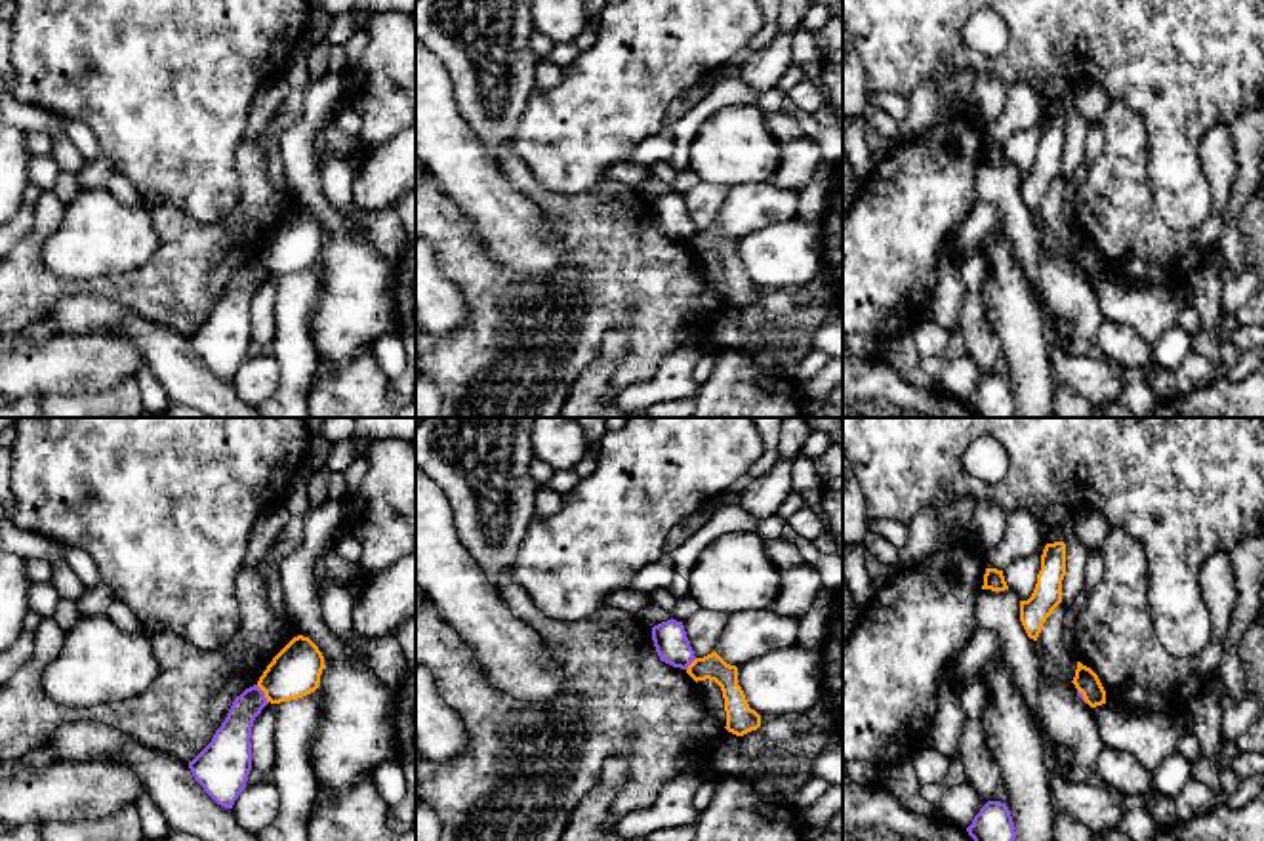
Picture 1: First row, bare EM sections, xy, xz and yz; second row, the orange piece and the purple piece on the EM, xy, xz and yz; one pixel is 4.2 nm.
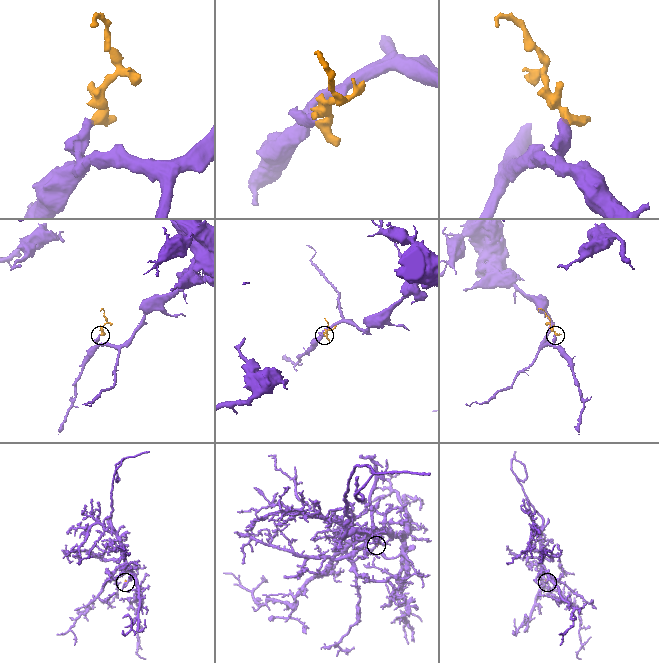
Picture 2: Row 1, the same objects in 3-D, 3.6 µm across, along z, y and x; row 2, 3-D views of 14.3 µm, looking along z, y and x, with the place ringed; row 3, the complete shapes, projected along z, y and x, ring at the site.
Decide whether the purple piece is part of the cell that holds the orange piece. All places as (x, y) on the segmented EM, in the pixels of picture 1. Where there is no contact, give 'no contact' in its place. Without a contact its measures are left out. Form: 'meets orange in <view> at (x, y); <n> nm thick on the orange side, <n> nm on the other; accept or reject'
meets orange in xy at (265, 695); 220 nm thick on the orange side, 160 nm on the other; reject

